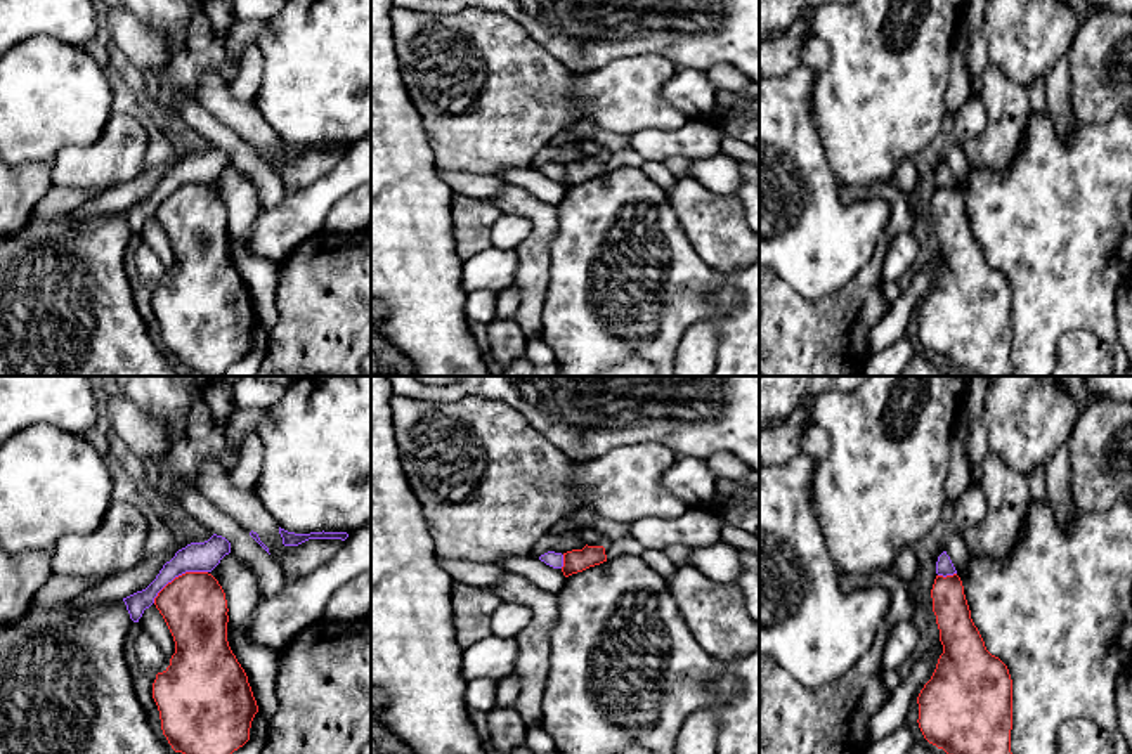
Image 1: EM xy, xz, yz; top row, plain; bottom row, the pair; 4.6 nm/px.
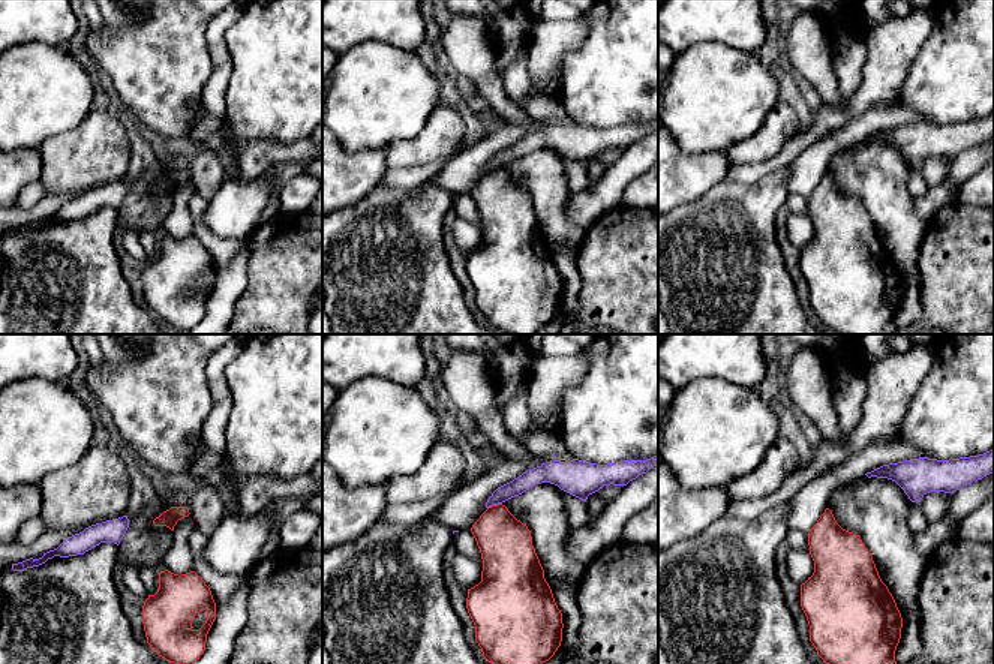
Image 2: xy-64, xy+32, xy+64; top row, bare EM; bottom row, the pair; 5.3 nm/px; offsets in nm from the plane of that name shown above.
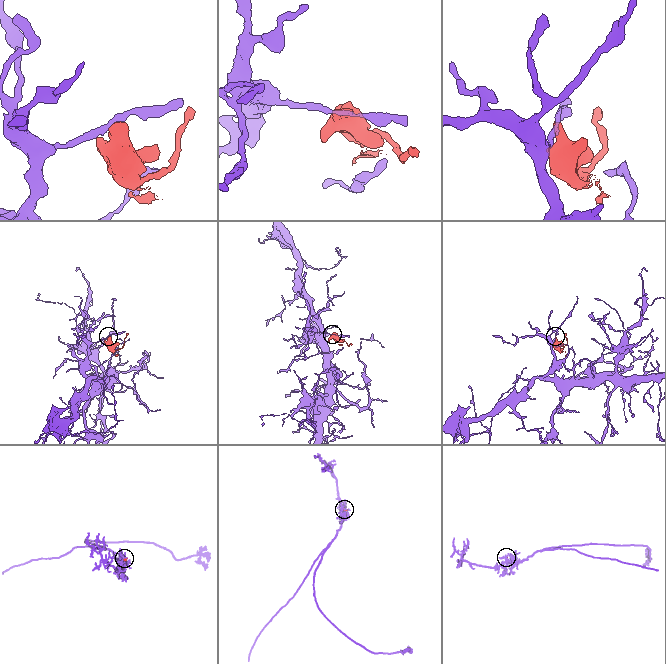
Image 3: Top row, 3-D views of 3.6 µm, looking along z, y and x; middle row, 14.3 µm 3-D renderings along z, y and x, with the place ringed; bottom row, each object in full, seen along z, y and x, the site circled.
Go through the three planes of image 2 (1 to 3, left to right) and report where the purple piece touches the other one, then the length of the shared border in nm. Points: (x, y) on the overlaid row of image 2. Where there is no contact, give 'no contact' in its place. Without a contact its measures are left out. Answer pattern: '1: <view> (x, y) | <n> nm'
1: no contact
2: xy+32 (494, 505) | 90 nm
3: no contact

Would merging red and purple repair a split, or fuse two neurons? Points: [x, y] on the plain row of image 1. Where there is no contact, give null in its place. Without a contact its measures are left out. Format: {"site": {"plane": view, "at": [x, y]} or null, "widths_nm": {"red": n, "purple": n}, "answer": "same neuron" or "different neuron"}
{"site": {"plane": "xy", "at": [179, 188]}, "widths_nm": {"red": 300, "purple": 140}, "answer": "different neuron"}

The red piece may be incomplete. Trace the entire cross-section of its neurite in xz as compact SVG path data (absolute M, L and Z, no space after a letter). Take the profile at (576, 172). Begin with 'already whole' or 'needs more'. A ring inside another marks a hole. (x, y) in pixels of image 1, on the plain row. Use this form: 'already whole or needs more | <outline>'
already whole | M586 156L582 161L572 161L563 165L562 184L565 189L569 189L603 173L607 173L605 159Z

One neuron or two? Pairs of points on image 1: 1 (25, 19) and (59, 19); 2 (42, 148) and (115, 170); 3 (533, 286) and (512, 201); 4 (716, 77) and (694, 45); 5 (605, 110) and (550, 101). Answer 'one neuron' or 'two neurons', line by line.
1: one neuron
2: two neurons
3: one neuron
4: two neurons
5: two neurons

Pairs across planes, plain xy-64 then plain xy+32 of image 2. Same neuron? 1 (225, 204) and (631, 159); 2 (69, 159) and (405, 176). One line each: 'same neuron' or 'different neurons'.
1: same neuron
2: different neurons

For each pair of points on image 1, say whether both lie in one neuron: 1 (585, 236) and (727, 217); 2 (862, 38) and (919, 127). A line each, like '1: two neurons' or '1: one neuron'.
1: two neurons
2: one neuron

